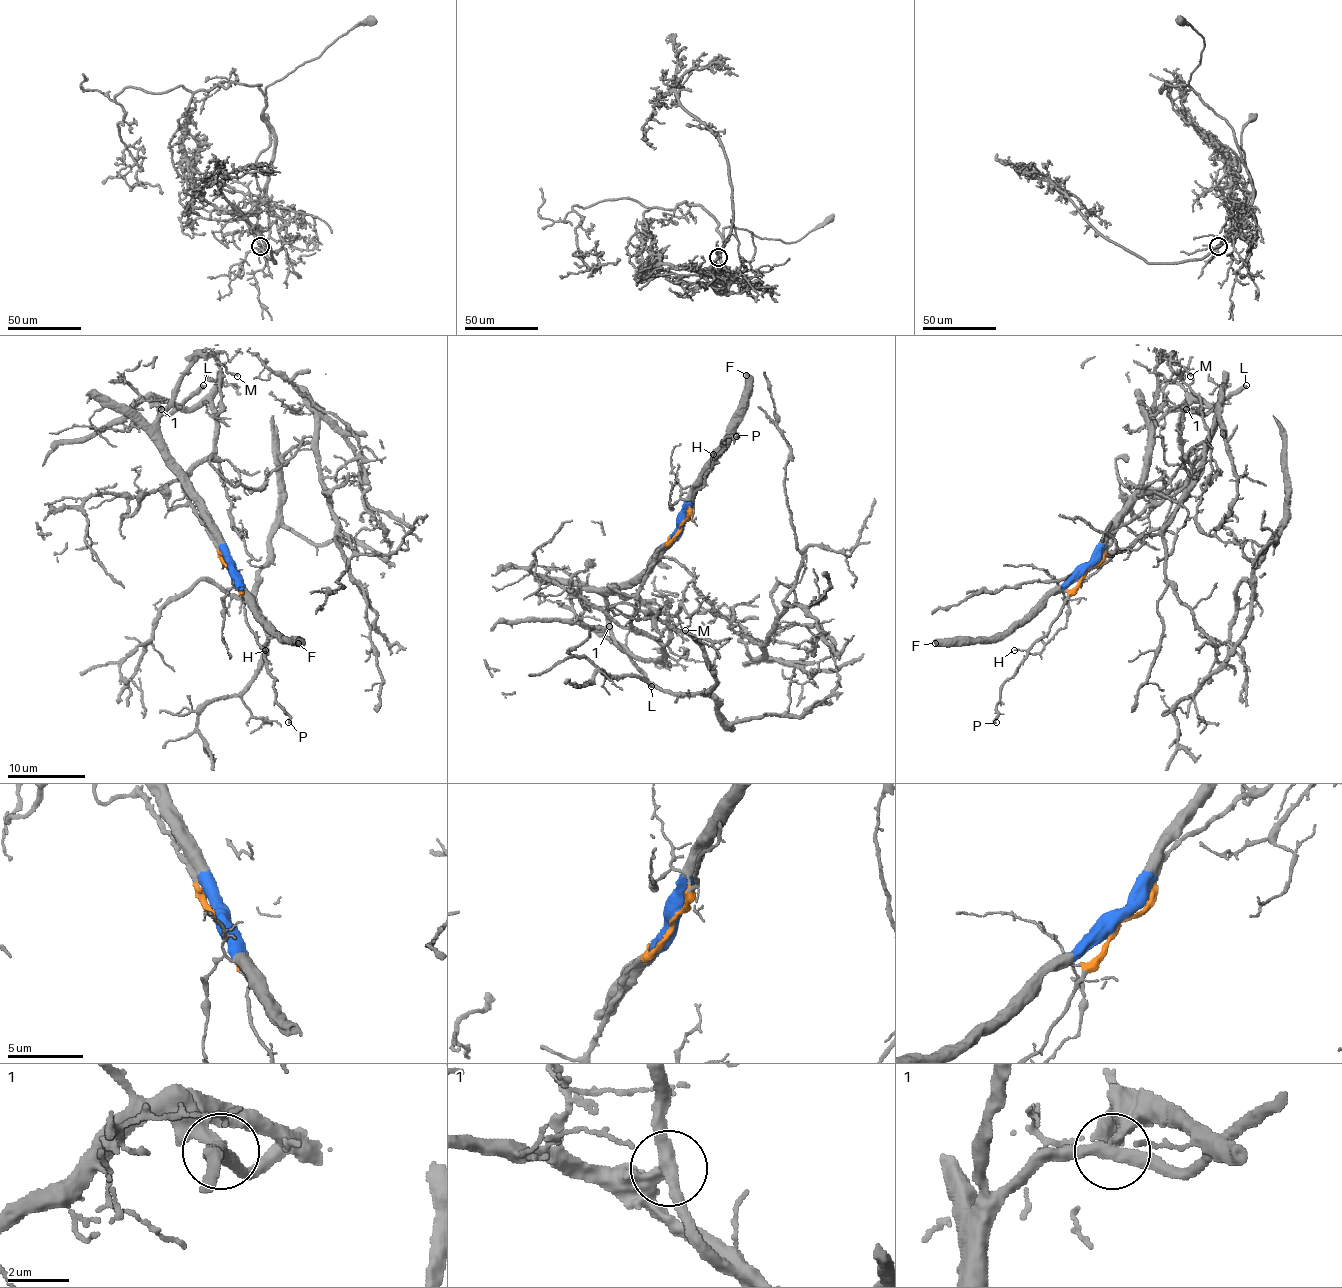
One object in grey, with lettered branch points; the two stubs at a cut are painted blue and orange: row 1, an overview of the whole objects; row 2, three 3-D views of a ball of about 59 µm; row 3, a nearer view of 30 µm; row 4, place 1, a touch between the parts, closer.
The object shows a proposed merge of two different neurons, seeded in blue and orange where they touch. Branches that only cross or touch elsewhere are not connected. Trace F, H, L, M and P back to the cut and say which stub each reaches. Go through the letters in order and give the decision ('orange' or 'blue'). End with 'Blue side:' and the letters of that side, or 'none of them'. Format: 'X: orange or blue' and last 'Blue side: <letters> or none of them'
F: blue
H: orange
L: blue
M: blue
P: orange
Blue side: F, L, M

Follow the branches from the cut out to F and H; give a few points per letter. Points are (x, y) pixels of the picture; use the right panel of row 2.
F: (1087, 570), (1081, 576), (1070, 576), (1004, 632), (990, 638), (934, 643)
H: (1087, 570), (1056, 620), (1027, 649), (1014, 649)

